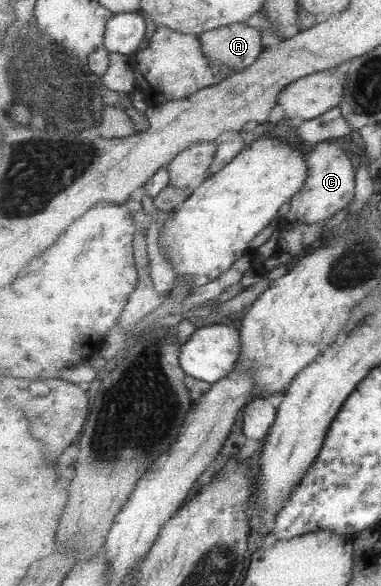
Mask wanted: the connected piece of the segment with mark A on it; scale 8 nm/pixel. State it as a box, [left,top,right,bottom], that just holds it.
[199,22,265,73]

